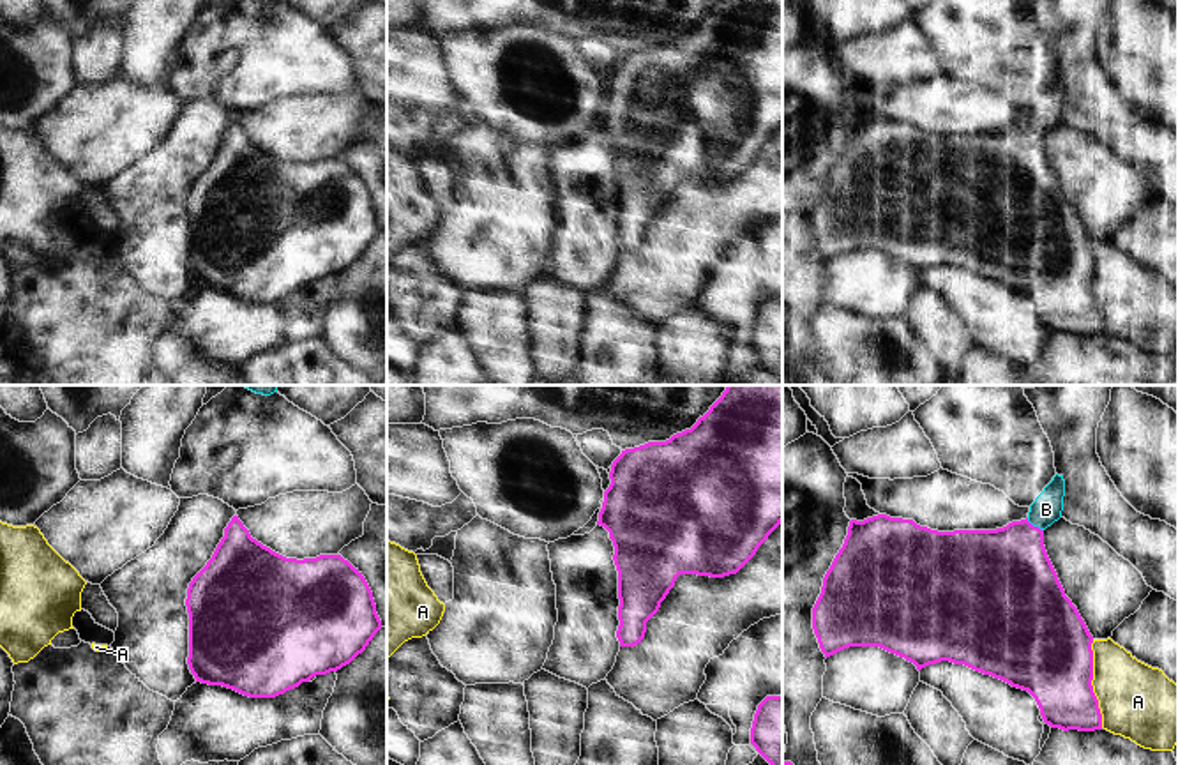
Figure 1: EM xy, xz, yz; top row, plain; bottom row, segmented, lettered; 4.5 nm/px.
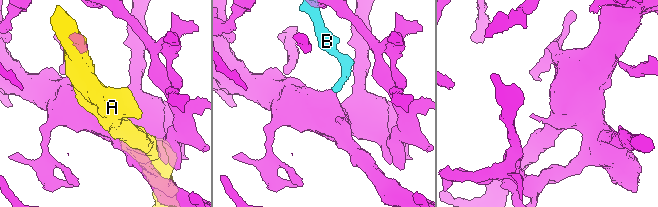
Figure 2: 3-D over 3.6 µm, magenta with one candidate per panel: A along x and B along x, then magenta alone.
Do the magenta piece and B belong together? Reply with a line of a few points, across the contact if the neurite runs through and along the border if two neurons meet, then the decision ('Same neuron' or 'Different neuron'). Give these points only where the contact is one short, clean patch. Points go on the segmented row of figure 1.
Line: yz (1005, 573), (1035, 527), (1046, 509). Same neuron.

